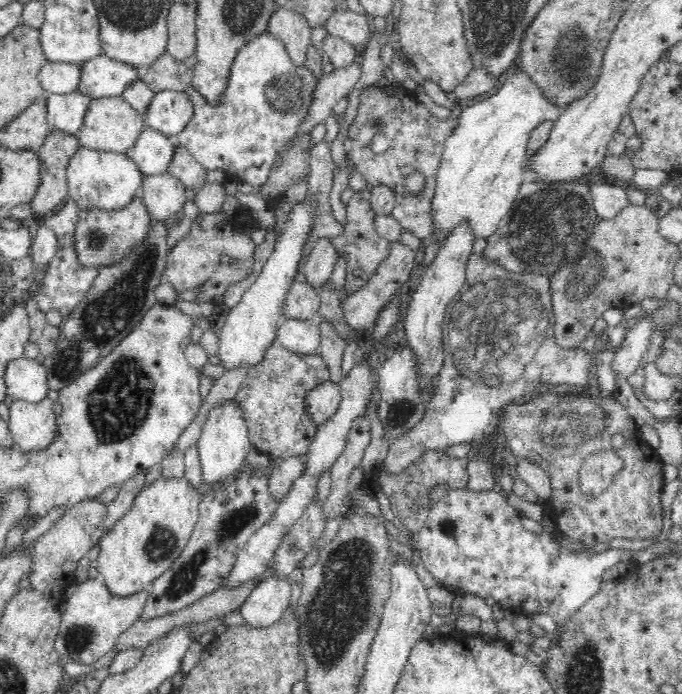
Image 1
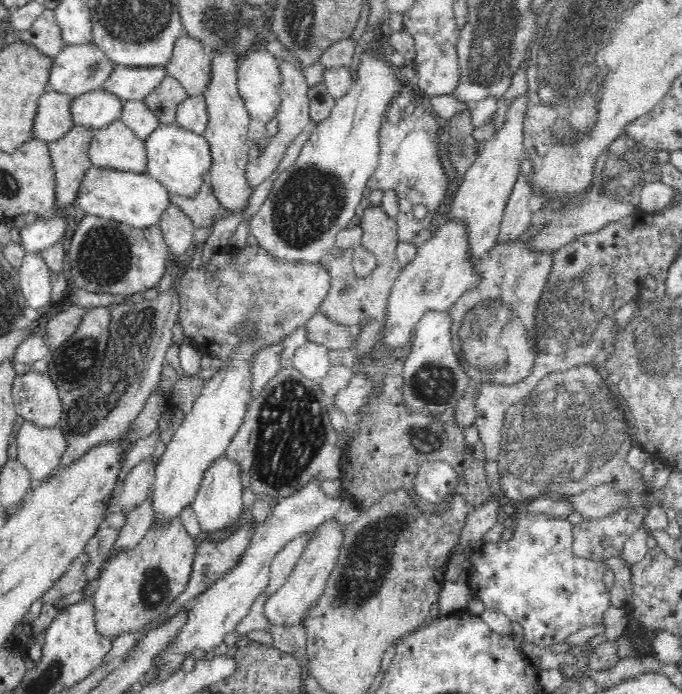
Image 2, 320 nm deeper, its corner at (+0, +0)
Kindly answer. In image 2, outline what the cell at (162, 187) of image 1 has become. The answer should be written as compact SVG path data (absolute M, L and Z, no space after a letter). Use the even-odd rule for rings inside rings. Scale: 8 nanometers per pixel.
M172 199L157 225L168 245L169 254L178 256L190 246L195 226L193 221L172 202Z

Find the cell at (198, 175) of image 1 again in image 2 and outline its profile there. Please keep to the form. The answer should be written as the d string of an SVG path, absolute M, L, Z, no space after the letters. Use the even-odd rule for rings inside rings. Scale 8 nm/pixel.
M208 179L199 186L196 194L175 195L172 202L193 221L195 227L210 224L220 206L218 197L214 194L214 187Z

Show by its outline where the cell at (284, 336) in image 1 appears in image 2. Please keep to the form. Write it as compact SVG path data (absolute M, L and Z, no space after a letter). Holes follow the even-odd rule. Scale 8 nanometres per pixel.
M308 339L294 350L292 366L310 379L320 381L330 366L329 349L322 343Z

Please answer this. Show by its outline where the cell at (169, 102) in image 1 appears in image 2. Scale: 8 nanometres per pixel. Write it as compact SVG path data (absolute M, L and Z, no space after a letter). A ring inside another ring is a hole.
M188 96L178 103L173 124L192 133L203 135L206 130L208 114L203 96Z

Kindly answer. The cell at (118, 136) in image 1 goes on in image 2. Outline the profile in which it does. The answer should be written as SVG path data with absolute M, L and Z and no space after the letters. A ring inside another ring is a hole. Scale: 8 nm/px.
M120 119L93 131L89 146L92 165L146 172L145 143Z

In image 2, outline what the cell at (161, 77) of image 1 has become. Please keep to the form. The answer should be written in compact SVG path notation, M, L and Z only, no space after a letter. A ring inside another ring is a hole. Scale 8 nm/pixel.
M166 75L158 84L158 88L148 94L144 100L149 109L156 114L160 124L173 124L176 106L182 100L186 100L188 96L184 86L176 78Z

